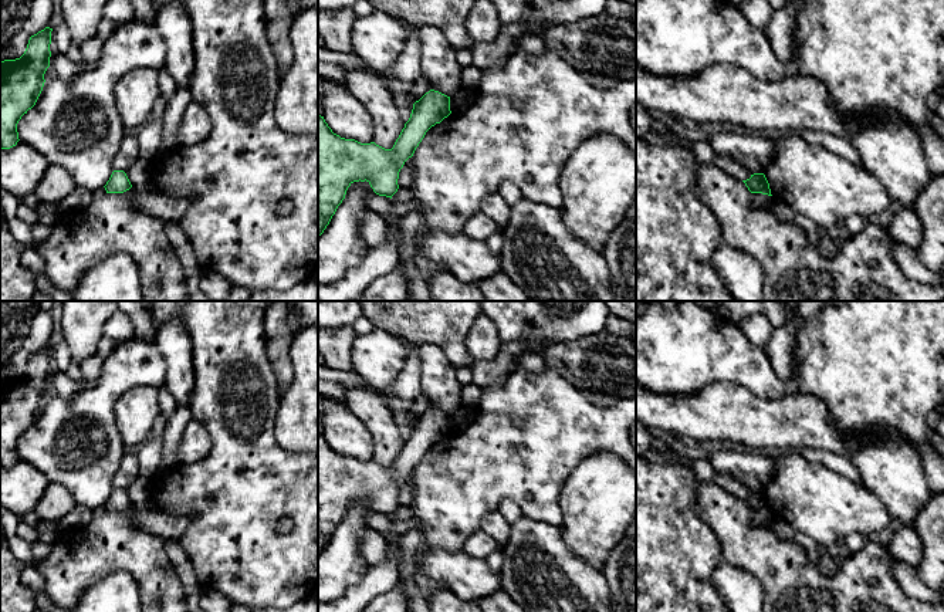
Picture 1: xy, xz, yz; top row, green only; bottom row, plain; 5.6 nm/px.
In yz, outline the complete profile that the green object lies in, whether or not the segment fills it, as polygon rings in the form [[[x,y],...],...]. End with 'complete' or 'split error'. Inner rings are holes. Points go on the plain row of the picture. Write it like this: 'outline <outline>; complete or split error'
outline [[[754,491],[750,497],[742,498],[751,511],[771,513],[769,501],[764,491]]]; complete

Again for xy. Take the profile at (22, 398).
outline [[[53,346],[31,354],[24,372],[16,378],[0,378],[0,467],[17,463],[17,442],[31,427],[44,405],[50,385]]]; complete

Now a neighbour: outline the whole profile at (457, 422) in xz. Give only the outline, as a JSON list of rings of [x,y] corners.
[[[467,409],[464,413],[450,416],[450,429],[453,433],[459,433],[463,429],[468,427],[474,420],[476,409]]]

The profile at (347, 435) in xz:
[[[321,396],[324,412],[319,415],[322,435],[334,452],[361,461],[373,460],[373,440],[365,423],[351,409],[334,399]]]

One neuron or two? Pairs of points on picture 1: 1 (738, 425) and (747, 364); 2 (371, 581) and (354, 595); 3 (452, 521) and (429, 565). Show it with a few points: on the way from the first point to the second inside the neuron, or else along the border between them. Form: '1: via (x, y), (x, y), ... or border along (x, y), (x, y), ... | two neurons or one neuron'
1: border along (711, 384), (737, 384), (755, 395), (775, 399) | two neurons
2: via (366, 585), (358, 594) | one neuron
3: border along (425, 547), (462, 548) | two neurons

